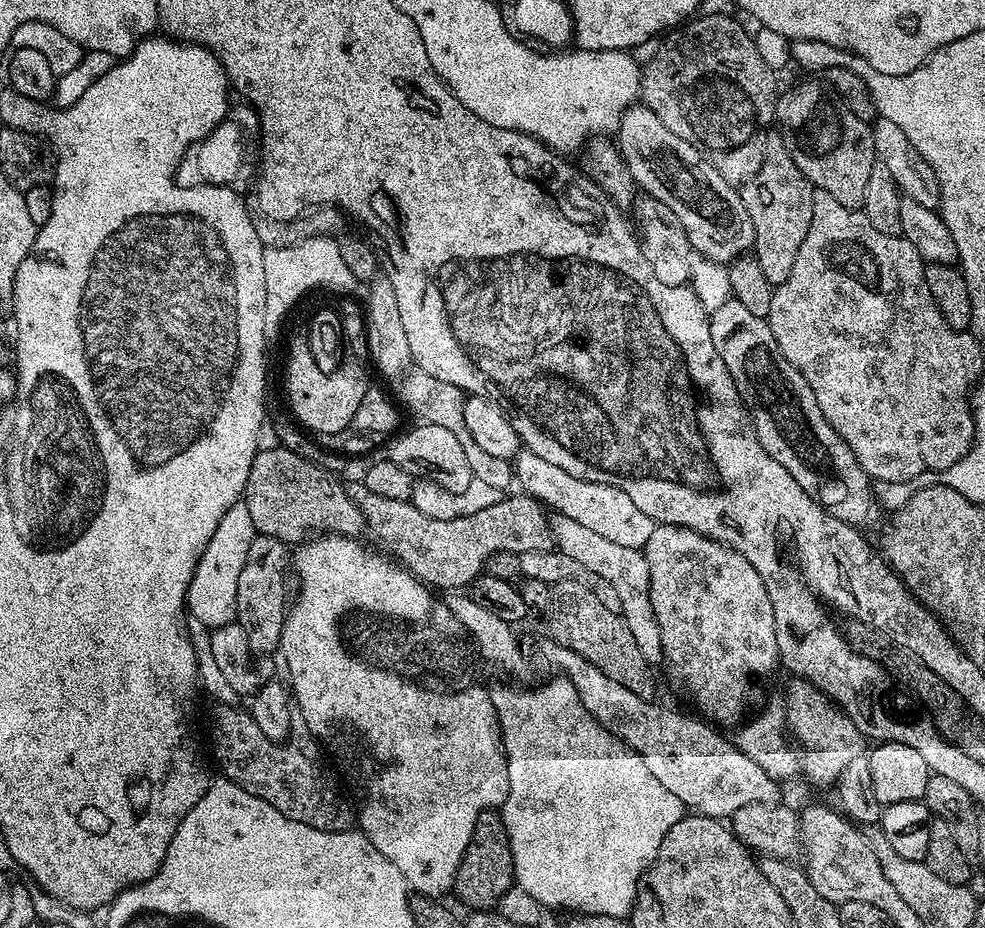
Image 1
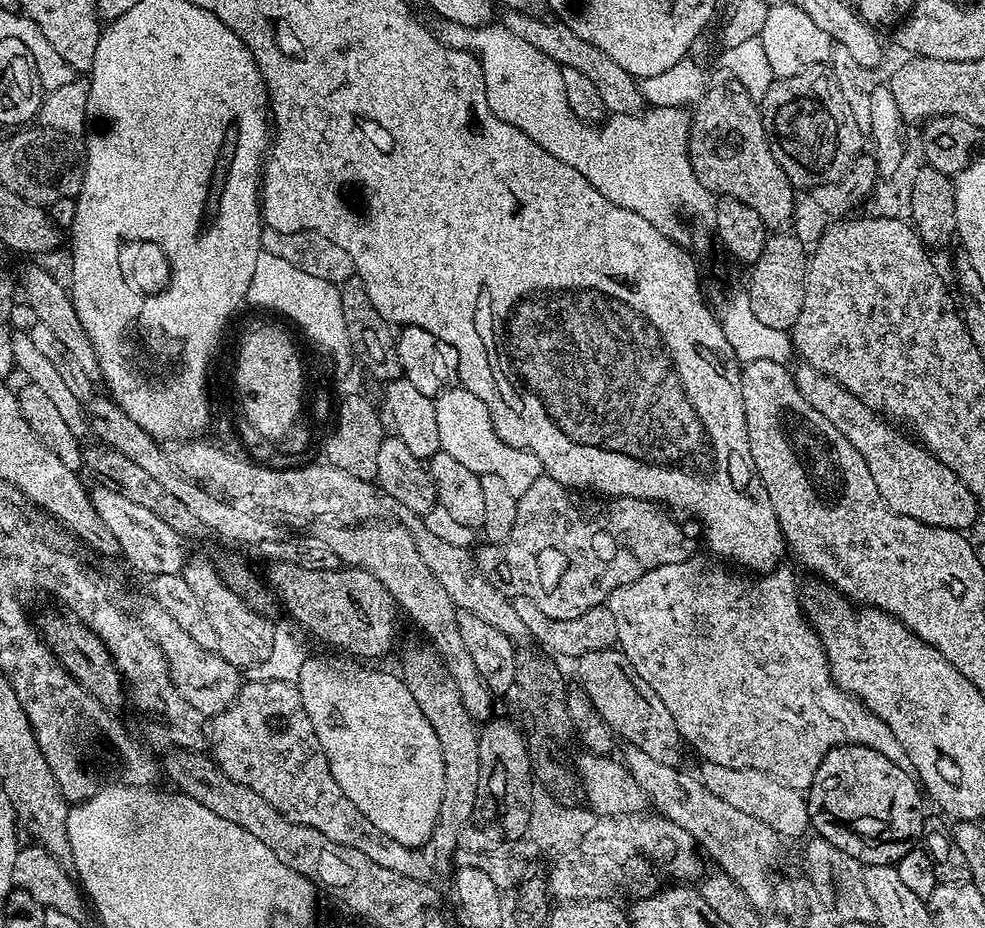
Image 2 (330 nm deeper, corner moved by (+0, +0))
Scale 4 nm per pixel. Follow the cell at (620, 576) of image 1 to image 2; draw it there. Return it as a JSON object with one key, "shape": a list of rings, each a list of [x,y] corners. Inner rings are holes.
{"shape":[[[689,558],[677,564],[658,566],[642,574],[642,578],[614,590],[614,594],[610,594],[606,601],[610,614],[614,614],[614,626],[618,626],[616,644],[619,651],[624,653],[630,666],[638,670],[638,678],[642,678],[642,682],[646,682],[646,686],[650,686],[650,690],[654,690],[654,694],[658,694],[658,698],[666,702],[666,710],[670,710],[670,718],[674,718],[674,726],[678,726],[681,741],[687,747],[689,744],[705,761],[726,767],[749,768],[765,772],[778,782],[801,790],[807,790],[810,787],[822,758],[839,744],[864,744],[870,750],[878,750],[882,758],[890,758],[894,766],[911,769],[910,758],[906,758],[906,750],[902,750],[898,738],[894,738],[894,730],[890,730],[890,726],[886,726],[882,718],[868,711],[867,706],[861,700],[856,699],[853,693],[843,692],[832,680],[828,669],[828,656],[824,652],[820,635],[806,619],[806,613],[802,607],[802,596],[801,593],[796,593],[796,580],[792,577],[791,570],[780,566],[767,574],[751,576],[741,574],[739,571],[727,572],[722,565],[715,564],[715,562],[720,562],[712,560]]]}

